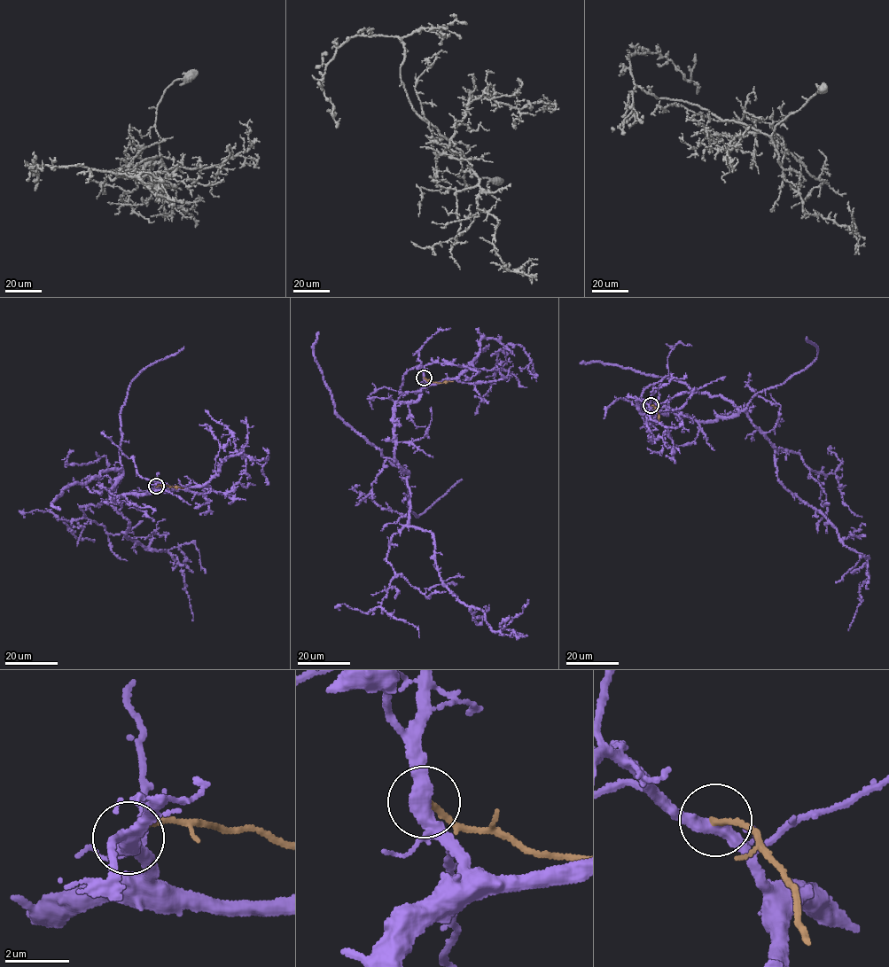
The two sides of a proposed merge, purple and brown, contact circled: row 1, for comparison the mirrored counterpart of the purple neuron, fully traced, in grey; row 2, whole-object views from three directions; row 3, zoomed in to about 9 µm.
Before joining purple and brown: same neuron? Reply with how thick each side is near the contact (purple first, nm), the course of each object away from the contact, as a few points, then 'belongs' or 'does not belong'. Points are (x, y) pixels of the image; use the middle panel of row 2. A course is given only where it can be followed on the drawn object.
360/190 nm | purple via (424, 378), (417, 401), (394, 405), (408, 525), (432, 534), (436, 569), (461, 602), (495, 631), (527, 635) | brown via (424, 378), (433, 382), (453, 381) | does not belong

